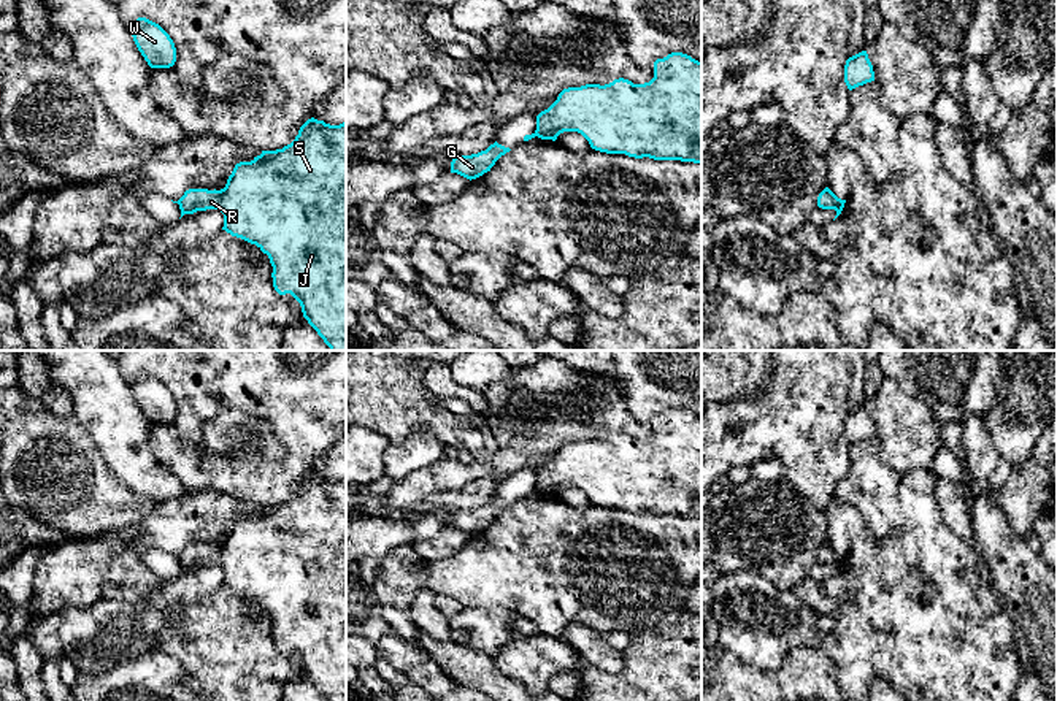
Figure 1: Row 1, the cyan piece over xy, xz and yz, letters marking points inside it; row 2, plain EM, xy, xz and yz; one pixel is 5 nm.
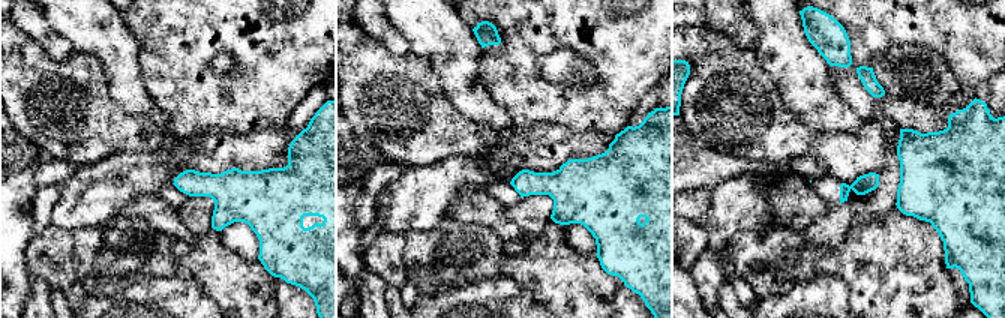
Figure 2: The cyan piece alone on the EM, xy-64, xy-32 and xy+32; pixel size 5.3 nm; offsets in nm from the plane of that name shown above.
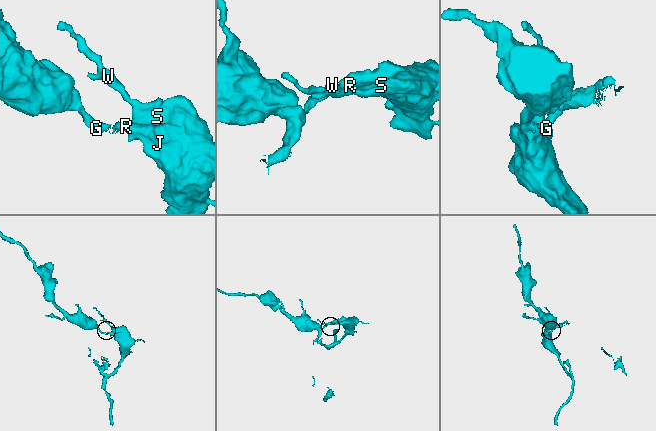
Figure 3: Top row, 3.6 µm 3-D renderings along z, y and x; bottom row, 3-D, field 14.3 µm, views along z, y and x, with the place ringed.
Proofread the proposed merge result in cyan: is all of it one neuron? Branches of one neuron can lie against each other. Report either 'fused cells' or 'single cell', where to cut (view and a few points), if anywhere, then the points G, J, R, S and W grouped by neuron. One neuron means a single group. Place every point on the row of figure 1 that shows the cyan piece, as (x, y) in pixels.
fused cells; cut in xy along (180, 206), (184, 213); G / J R S W

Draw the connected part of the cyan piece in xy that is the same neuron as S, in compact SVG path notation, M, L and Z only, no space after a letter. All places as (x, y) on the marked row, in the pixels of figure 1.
M311 117L300 127L298 135L290 144L276 151L262 151L262 154L254 157L251 162L236 163L224 189L189 189L176 203L184 214L219 209L224 214L222 230L232 236L256 244L263 254L268 255L273 266L271 278L275 290L279 295L290 293L300 303L303 317L317 331L330 350L346 350L346 122L340 125L330 125L324 121Z

